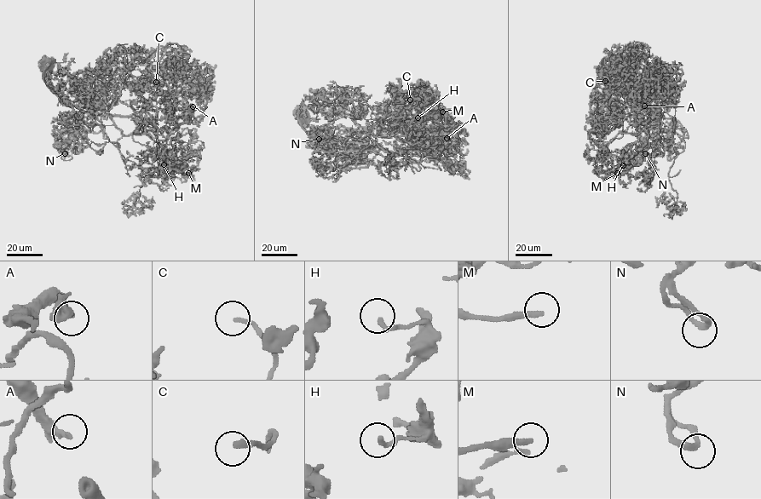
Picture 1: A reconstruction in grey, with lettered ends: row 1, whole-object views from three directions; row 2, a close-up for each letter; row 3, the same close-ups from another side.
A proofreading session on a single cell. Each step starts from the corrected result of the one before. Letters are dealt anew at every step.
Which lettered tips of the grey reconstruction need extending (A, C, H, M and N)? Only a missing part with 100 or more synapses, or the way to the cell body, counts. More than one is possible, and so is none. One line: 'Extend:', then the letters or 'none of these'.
Extend: C, M

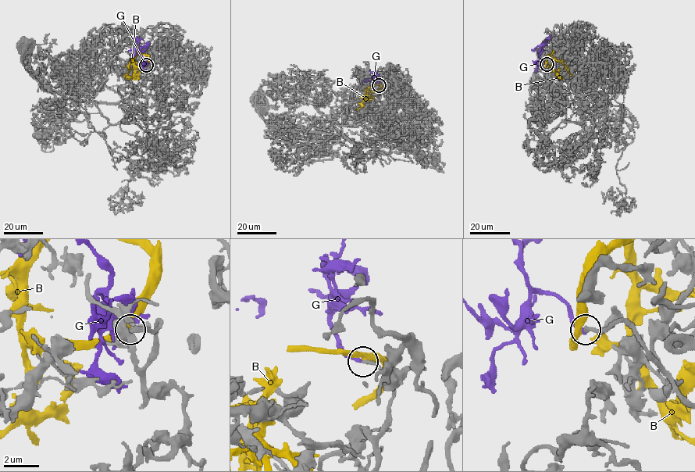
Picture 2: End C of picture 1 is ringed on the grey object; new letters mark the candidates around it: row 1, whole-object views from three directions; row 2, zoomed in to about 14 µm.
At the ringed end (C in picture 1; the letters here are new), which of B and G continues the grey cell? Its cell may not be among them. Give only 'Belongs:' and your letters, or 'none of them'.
Belongs: G

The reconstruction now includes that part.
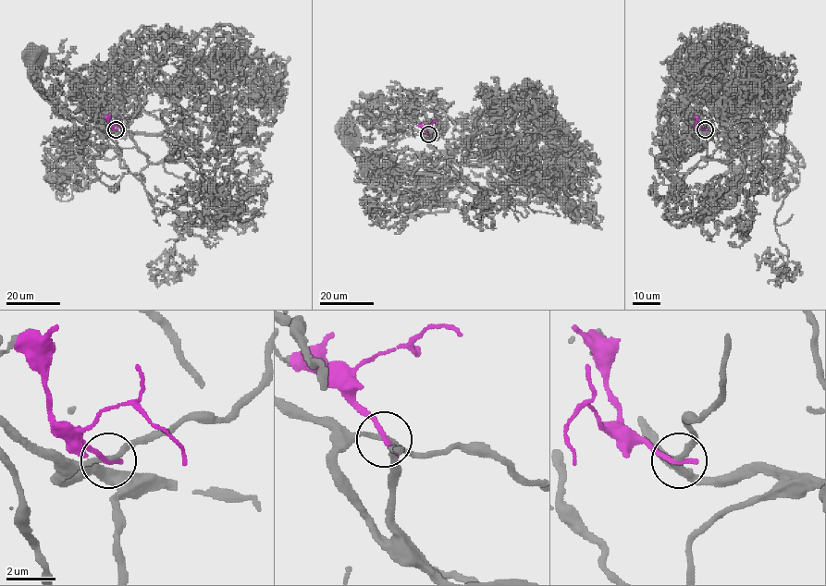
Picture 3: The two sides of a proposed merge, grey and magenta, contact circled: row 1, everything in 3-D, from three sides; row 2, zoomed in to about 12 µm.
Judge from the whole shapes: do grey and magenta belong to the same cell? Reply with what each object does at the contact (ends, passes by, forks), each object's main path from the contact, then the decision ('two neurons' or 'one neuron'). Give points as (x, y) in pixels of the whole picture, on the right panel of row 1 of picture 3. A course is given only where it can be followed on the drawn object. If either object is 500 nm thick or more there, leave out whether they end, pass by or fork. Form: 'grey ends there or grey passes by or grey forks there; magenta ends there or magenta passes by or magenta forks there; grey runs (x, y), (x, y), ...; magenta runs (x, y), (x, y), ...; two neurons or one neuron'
grey passes by; magenta ends there; grey runs (705, 129), (721, 132), (728, 148), (750, 163), (765, 149), (759, 136), (745, 131), (729, 84), (704, 52); magenta runs (705, 130), (695, 123), (694, 130); two neurons

